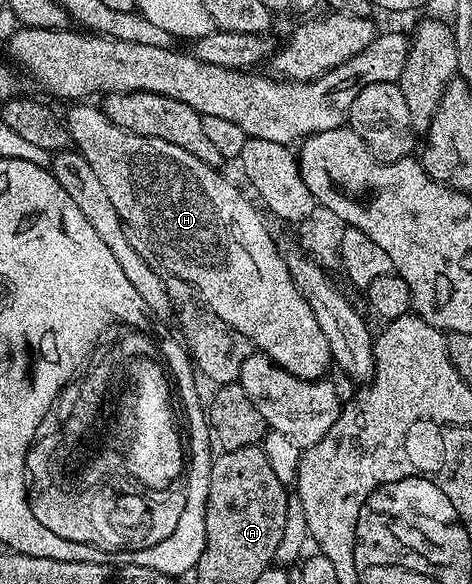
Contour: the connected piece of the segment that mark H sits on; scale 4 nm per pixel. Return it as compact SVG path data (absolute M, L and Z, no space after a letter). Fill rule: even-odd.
M76 103L69 109L72 110L69 111L68 117L66 116L66 124L71 144L86 159L86 163L90 163L90 168L94 171L94 175L98 175L99 181L102 182L102 188L106 190L106 195L110 198L110 203L114 203L114 211L118 211L118 215L124 220L125 226L133 234L140 233L141 239L168 264L168 269L172 272L171 276L188 282L196 290L199 300L207 308L212 309L214 315L218 315L218 319L222 319L229 327L237 329L242 335L246 335L252 340L253 346L259 352L265 353L275 365L281 365L286 371L294 374L295 377L301 377L307 381L321 380L327 374L324 372L327 371L328 367L330 369L330 366L333 364L330 343L322 335L310 303L307 302L299 287L292 281L292 275L288 270L285 254L282 252L281 247L279 249L276 246L276 241L272 238L271 231L264 226L264 221L260 218L259 211L244 198L243 191L234 182L227 181L220 169L212 169L206 163L202 163L202 159L194 159L194 155L190 155L190 151L186 151L182 147L174 147L174 143L166 143L166 139L139 137L114 123L110 123L108 117L104 114L103 108L96 106L95 109L92 103Z

